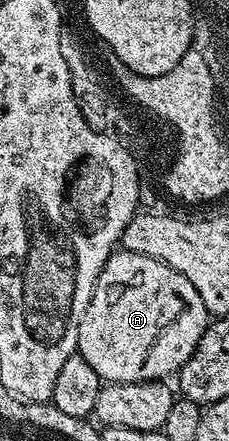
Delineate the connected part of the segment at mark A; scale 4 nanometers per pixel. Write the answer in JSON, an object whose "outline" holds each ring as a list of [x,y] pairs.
{"outline":[[[113,252],[102,267],[92,292],[92,301],[78,323],[78,355],[98,371],[105,382],[159,381],[179,374],[180,368],[190,359],[210,324],[210,314],[202,303],[202,295],[194,291],[194,283],[166,263],[153,257]]]}

